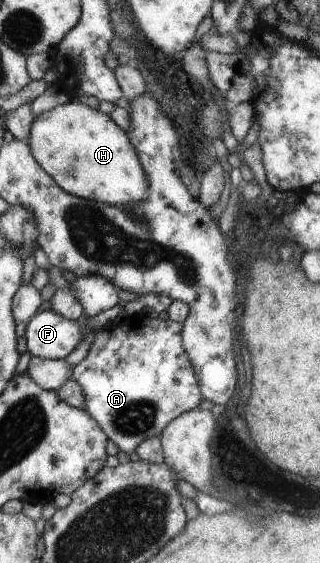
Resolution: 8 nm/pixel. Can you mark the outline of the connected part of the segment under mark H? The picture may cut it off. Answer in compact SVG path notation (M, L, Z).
M76 99L57 105L31 121L26 143L31 148L32 157L51 174L60 189L76 197L104 203L104 205L132 205L148 197L147 174L140 165L139 154L131 146L130 138L120 129L108 114L92 109Z

